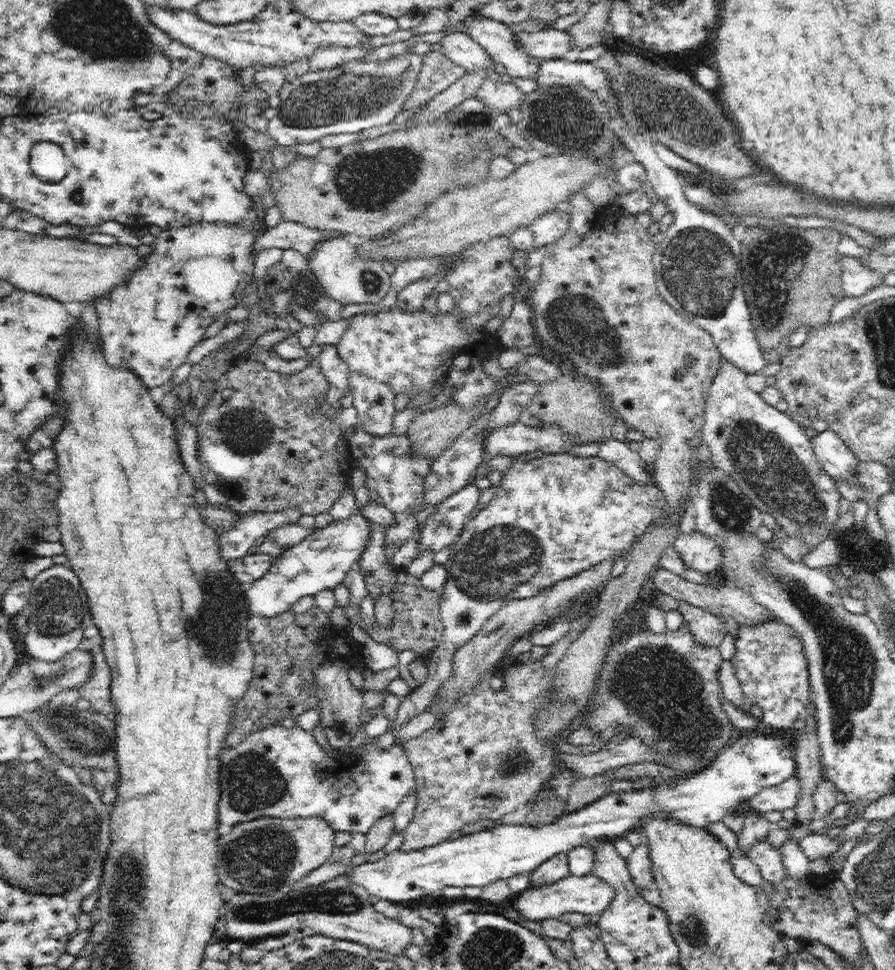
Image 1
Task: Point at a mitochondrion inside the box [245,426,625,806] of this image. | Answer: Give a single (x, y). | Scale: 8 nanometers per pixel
(496, 561)

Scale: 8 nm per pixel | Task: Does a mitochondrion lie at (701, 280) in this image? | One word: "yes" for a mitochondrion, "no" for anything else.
yes

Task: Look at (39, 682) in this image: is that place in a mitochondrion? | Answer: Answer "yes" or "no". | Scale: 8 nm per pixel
yes

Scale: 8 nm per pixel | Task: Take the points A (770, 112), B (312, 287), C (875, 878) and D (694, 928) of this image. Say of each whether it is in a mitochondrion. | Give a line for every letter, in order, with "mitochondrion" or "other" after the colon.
A: other
B: other
C: mitochondrion
D: mitochondrion

